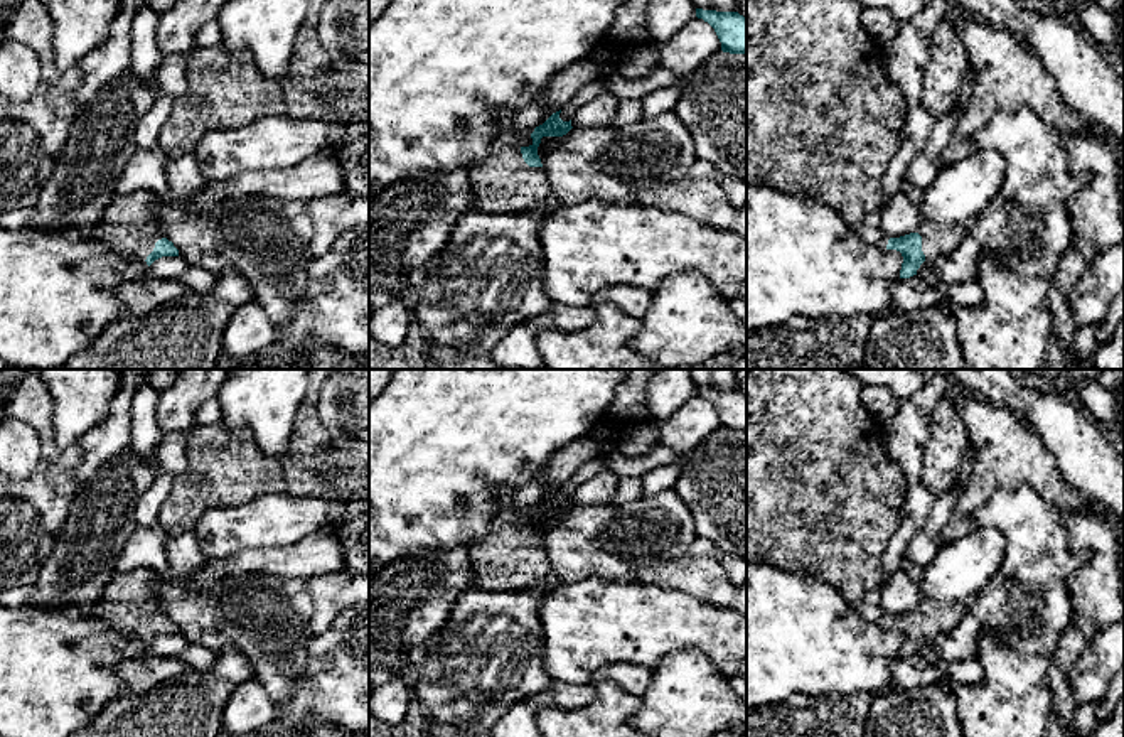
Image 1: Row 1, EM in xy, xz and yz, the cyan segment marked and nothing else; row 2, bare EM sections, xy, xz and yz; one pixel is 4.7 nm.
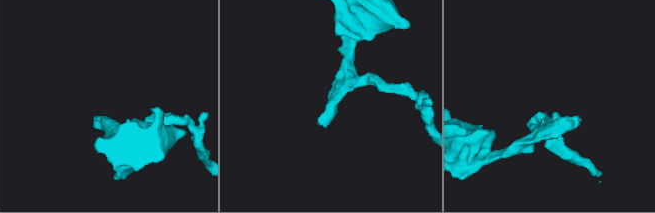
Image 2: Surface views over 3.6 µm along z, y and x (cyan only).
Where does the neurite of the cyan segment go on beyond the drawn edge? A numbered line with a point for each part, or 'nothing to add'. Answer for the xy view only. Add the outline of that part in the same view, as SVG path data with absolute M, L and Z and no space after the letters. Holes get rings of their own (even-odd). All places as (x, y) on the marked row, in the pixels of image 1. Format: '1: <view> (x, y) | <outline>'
1: xy (127, 226) | M142 189L126 197L115 197L91 236L106 243L130 263L147 260L163 236L150 214L153 192Z

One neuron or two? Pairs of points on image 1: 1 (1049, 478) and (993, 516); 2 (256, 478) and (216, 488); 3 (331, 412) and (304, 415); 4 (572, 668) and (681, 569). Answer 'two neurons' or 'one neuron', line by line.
1: two neurons
2: one neuron
3: two neurons
4: two neurons

